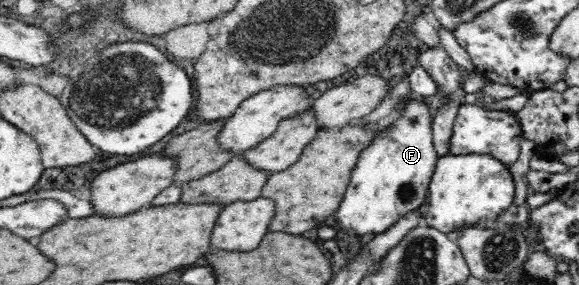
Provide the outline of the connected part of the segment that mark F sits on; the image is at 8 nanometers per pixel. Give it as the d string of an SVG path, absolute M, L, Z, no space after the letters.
M411 95L397 108L400 109L398 119L382 129L375 129L372 139L361 151L352 181L337 209L336 218L341 229L350 236L366 237L369 233L386 231L399 219L416 212L429 196L429 187L440 159L433 140L432 107L427 101Z

